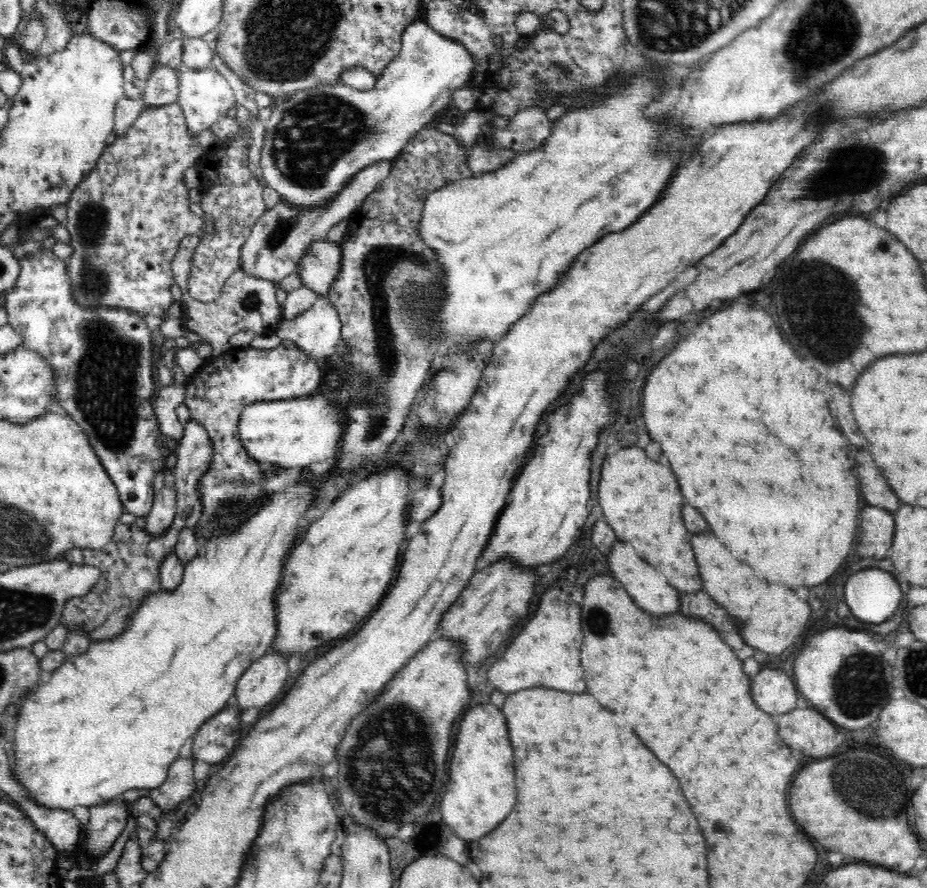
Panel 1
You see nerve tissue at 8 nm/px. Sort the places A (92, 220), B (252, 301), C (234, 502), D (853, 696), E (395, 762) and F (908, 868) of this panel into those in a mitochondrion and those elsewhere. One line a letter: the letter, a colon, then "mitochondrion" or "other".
A: mitochondrion
B: mitochondrion
C: mitochondrion
D: mitochondrion
E: mitochondrion
F: other

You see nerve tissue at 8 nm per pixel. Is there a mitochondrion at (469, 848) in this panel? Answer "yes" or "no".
no

